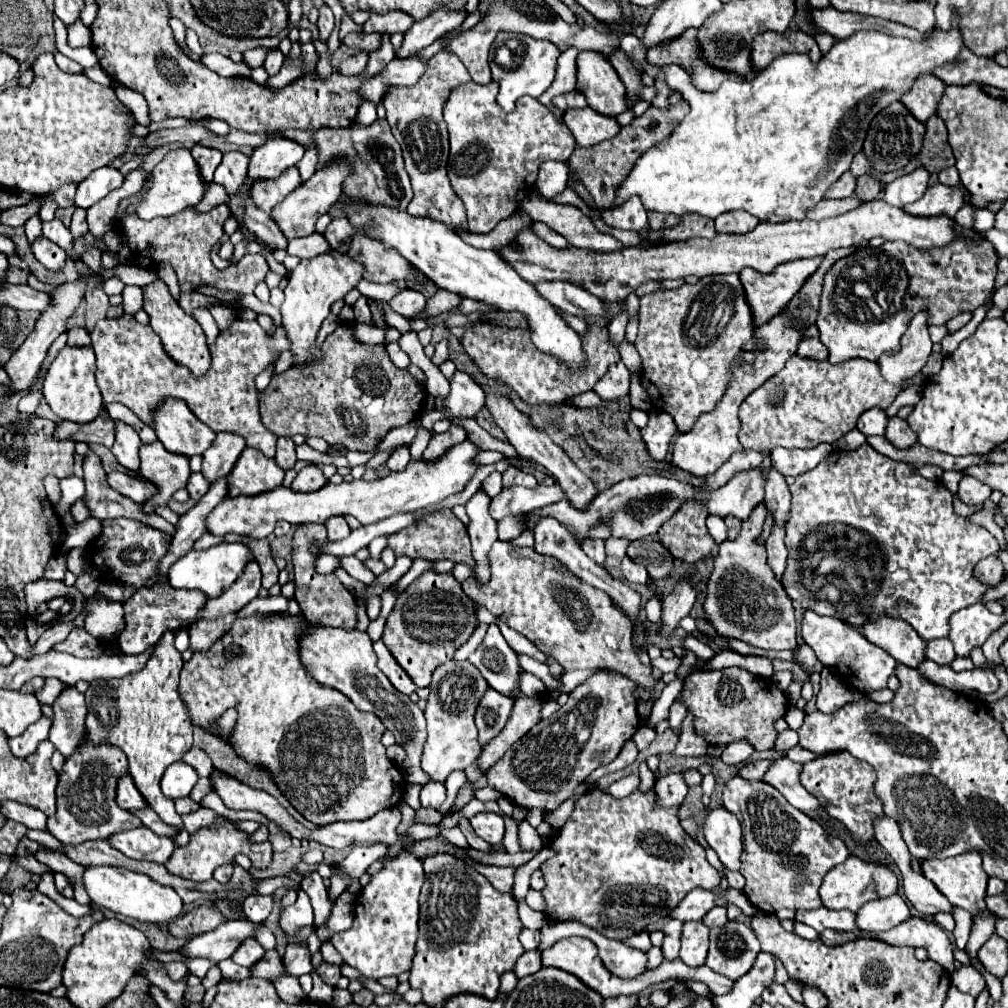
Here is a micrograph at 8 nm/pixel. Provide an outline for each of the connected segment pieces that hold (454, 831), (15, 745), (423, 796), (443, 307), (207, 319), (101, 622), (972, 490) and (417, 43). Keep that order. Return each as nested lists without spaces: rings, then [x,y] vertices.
[[[452,827],[452,829],[442,829],[440,831],[440,835],[448,841],[448,843],[452,843],[452,845],[456,845],[456,847],[468,847],[468,843],[466,843],[466,837],[462,835],[462,831],[458,829],[458,827]]]
[[[40,717],[40,719],[38,719],[34,725],[30,725],[20,737],[10,739],[10,751],[12,751],[16,757],[20,757],[20,759],[32,755],[32,753],[36,751],[36,747],[38,747],[44,739],[48,739],[50,725],[52,725],[52,721],[50,721],[48,717]]]
[[[426,783],[422,789],[420,789],[420,801],[422,801],[422,807],[432,807],[432,809],[438,809],[442,805],[442,801],[446,799],[446,789],[442,783]]]
[[[440,289],[426,301],[426,311],[422,315],[418,315],[418,319],[430,319],[430,317],[450,313],[450,311],[458,309],[460,301],[462,301],[462,295],[454,295],[452,291],[442,291]]]
[[[196,309],[196,311],[192,311],[192,317],[196,321],[198,321],[198,315],[204,315],[204,317],[200,317],[200,325],[202,325],[206,337],[208,337],[208,343],[213,343],[219,333],[215,320],[210,317],[210,311],[208,309]]]
[[[88,599],[86,601],[90,613],[84,621],[84,629],[102,639],[102,641],[116,641],[118,635],[122,633],[122,627],[124,627],[124,609],[120,603],[110,603],[110,601],[98,601],[94,599]]]
[[[968,475],[960,481],[960,487],[958,487],[958,499],[966,505],[980,505],[990,497],[990,493],[992,493],[990,487],[986,487],[984,483]]]
[[[436,9],[432,15],[424,17],[422,21],[416,21],[406,33],[400,49],[396,51],[398,59],[406,59],[410,55],[416,55],[430,43],[434,43],[444,33],[456,29],[464,21],[464,11],[448,11],[448,9]]]

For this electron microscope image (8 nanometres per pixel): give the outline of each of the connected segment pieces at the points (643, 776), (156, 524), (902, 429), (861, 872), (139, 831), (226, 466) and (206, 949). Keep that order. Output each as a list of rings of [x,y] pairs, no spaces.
[[[646,763],[640,767],[640,785],[638,789],[642,793],[650,793],[654,789],[654,783],[656,783],[656,777],[652,775],[652,771],[646,767]]]
[[[92,451],[84,459],[84,483],[86,493],[82,501],[86,503],[90,517],[100,521],[110,517],[126,517],[146,523],[148,527],[154,527],[158,531],[166,531],[170,537],[174,537],[174,525],[170,525],[156,513],[146,513],[144,503],[132,503],[132,499],[126,499],[124,495],[118,495],[114,489],[110,489],[110,485],[106,483],[106,471],[102,469],[100,459]]]
[[[892,417],[892,419],[888,421],[888,425],[886,425],[886,435],[884,435],[884,437],[886,437],[894,447],[898,447],[898,449],[906,449],[906,447],[910,447],[910,445],[916,443],[914,431],[910,431],[908,423],[906,423],[904,419],[900,419],[900,417]]]
[[[848,857],[842,865],[834,867],[824,877],[822,887],[820,887],[820,899],[822,899],[822,905],[826,909],[858,911],[864,903],[880,899],[880,897],[894,895],[896,891],[898,891],[898,877],[890,867],[878,865],[878,863],[866,863],[866,861],[858,859],[858,857]]]
[[[136,827],[130,831],[110,835],[108,843],[122,851],[128,859],[166,863],[174,851],[174,841],[170,837],[160,837],[148,827]]]
[[[218,433],[212,447],[202,455],[202,475],[212,485],[218,479],[228,477],[238,455],[246,447],[246,441],[234,433]]]
[[[228,921],[218,925],[214,931],[190,939],[182,951],[188,957],[206,957],[212,961],[230,959],[246,939],[256,937],[256,923],[252,921]]]

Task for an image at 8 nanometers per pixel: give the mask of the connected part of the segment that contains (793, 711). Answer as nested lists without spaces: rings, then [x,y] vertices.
[[[790,706],[786,712],[784,719],[788,721],[788,727],[798,731],[798,727],[802,727],[805,713],[795,706]]]

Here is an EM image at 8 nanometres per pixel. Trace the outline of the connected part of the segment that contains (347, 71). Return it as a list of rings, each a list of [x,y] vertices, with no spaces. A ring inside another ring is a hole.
[[[360,51],[358,55],[352,55],[352,57],[344,59],[338,65],[338,73],[340,75],[360,75],[366,69],[366,61],[368,61],[368,53]]]

